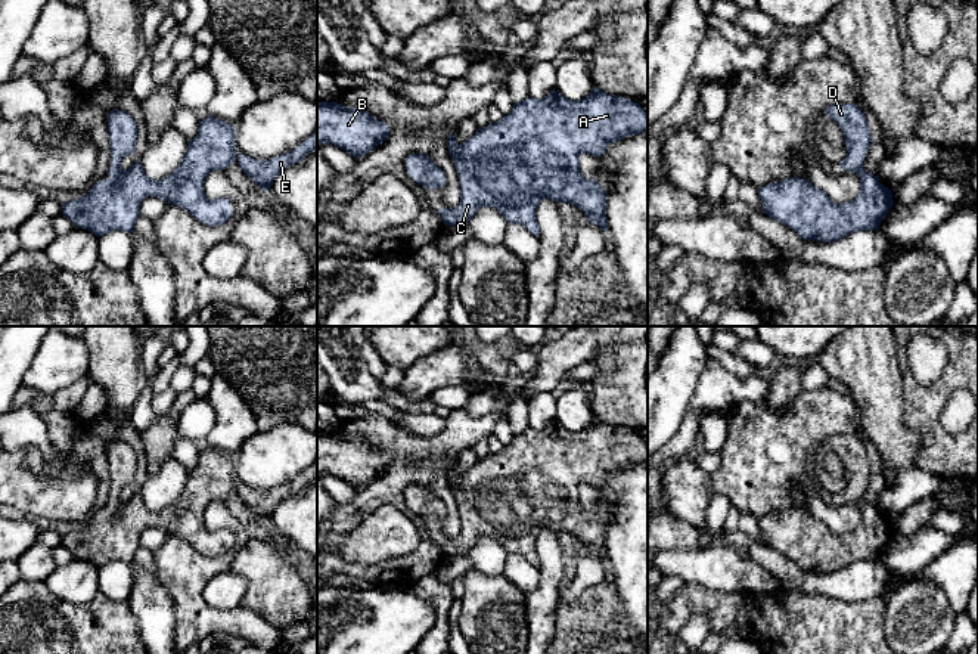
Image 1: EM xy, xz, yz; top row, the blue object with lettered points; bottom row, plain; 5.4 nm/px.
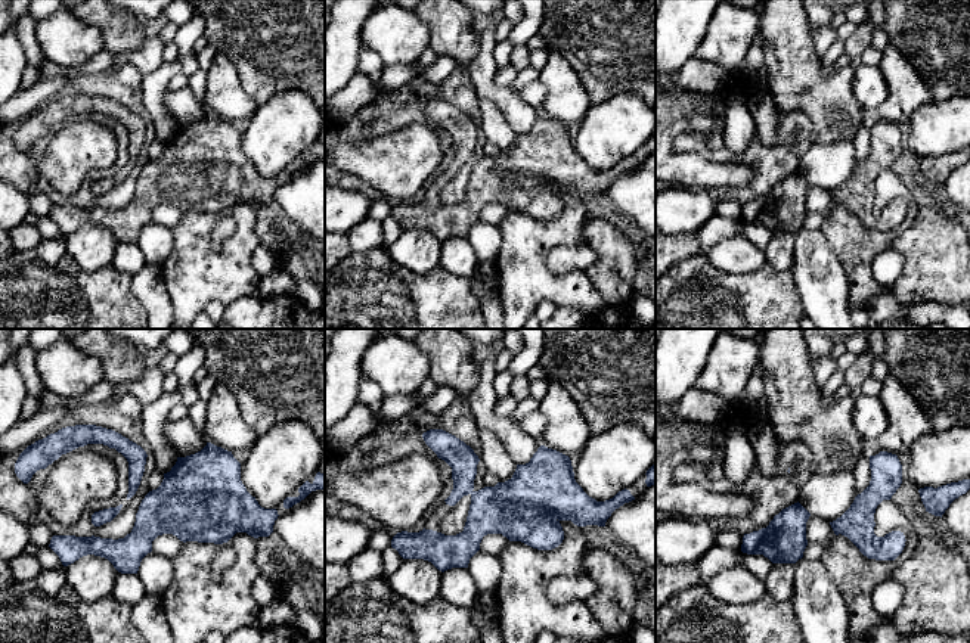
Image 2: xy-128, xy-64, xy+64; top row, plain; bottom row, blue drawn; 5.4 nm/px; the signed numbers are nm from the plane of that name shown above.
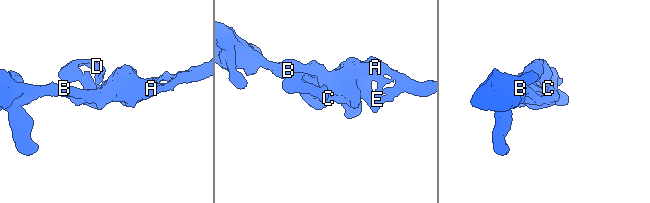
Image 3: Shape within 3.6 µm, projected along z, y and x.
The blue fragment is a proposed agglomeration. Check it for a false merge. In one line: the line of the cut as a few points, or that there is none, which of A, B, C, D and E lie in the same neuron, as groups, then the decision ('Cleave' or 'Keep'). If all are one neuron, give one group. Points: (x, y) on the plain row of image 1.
No split. Groups: A B C D E. Keep

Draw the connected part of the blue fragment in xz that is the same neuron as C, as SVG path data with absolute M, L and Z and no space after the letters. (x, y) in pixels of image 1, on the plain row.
M555 419L543 430L515 433L512 441L497 453L479 459L462 475L454 465L447 468L462 527L454 539L437 540L445 557L466 555L481 537L493 537L509 554L522 555L540 567L535 539L541 530L569 533L580 539L587 552L608 562L606 521L580 502L580 486L602 487L608 475L627 467L648 464L648 444L633 431L594 419L581 431L569 431Z

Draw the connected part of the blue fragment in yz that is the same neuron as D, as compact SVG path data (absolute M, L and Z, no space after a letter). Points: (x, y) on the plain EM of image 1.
M836 434L825 440L841 459L847 486L839 499L860 506L859 526L845 534L835 534L808 511L789 508L758 520L763 543L791 558L802 570L833 573L857 561L878 560L894 536L891 521L878 506L863 500L872 467L860 438Z

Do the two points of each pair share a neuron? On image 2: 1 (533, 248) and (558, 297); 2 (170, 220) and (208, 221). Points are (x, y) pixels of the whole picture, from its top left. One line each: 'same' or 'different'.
1: same
2: different

